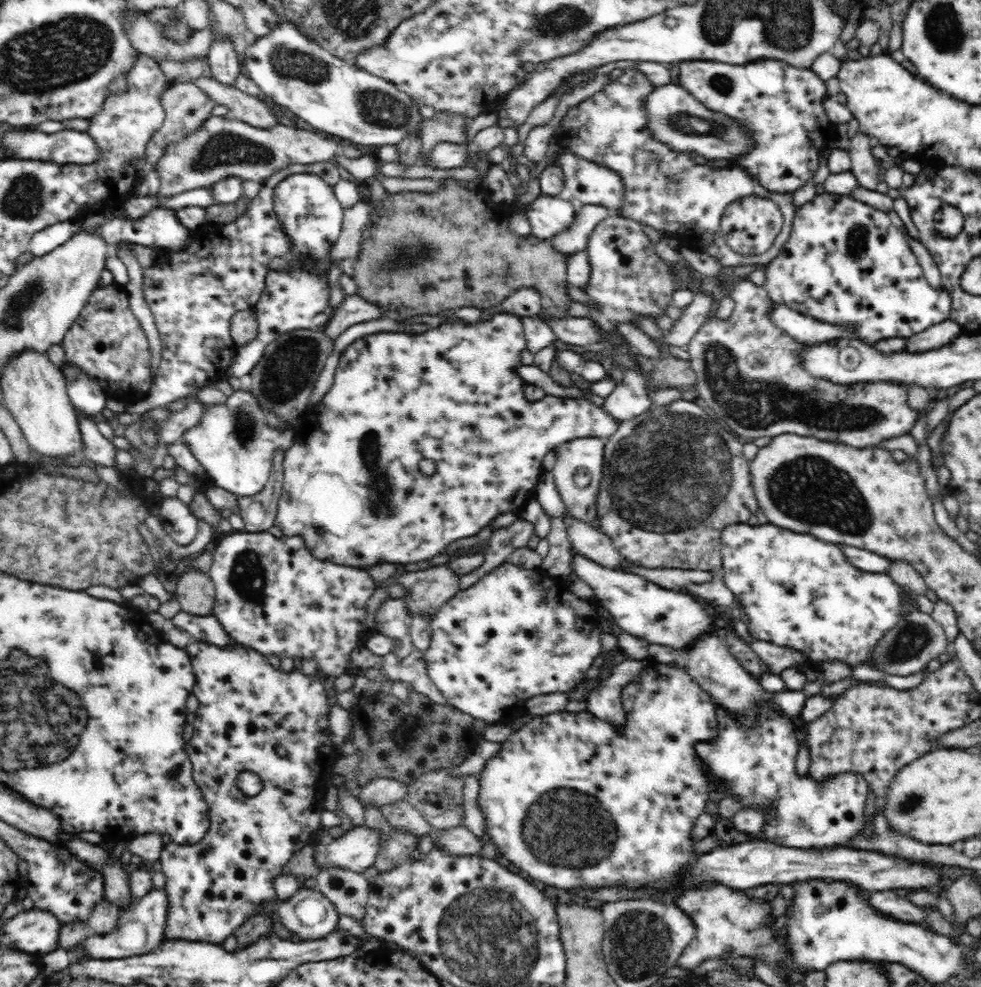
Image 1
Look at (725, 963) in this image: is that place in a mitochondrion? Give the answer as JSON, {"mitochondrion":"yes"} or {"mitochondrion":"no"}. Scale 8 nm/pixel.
{"mitochondrion":"no"}

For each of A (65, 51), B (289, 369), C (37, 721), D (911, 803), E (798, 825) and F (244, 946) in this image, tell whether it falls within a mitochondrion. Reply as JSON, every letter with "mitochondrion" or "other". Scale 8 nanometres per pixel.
{"A":"mitochondrion","B":"mitochondrion","C":"mitochondrion","D":"mitochondrion","E":"mitochondrion","F":"other"}

